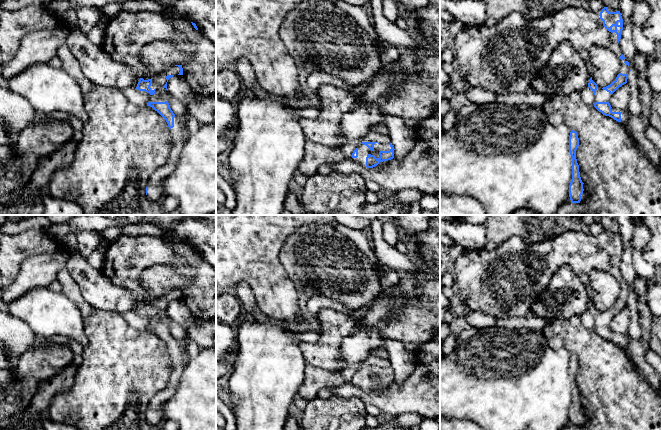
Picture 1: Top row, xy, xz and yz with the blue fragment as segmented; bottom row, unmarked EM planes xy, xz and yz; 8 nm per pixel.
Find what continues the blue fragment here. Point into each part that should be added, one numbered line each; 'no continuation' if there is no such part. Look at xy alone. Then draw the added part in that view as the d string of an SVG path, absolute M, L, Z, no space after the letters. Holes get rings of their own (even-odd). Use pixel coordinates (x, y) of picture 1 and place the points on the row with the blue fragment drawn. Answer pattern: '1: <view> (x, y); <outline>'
1: xy (159, 81); M172 66L169 69L167 69L164 73L159 74L157 76L154 76L152 78L152 84L150 86L151 90L154 90L155 93L153 95L150 95L150 102L165 102L167 101L167 98L160 97L156 93L157 88L164 88L163 86L166 84L167 75L178 75L180 72L180 68L178 66Z

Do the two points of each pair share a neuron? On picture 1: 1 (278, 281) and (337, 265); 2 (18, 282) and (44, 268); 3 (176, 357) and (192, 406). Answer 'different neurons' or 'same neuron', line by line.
1: different neurons
2: same neuron
3: different neurons

